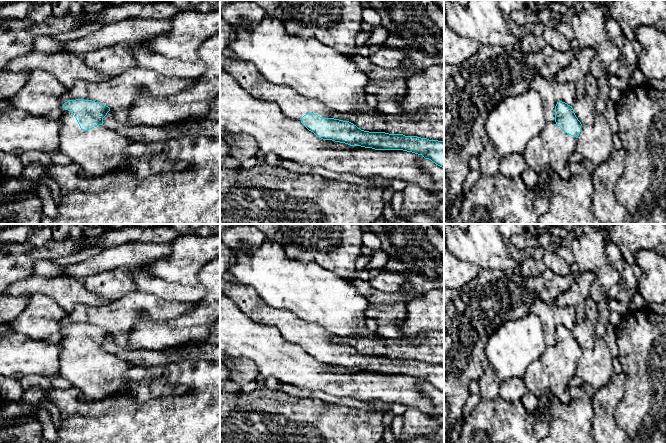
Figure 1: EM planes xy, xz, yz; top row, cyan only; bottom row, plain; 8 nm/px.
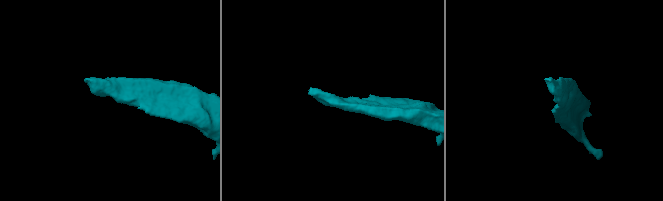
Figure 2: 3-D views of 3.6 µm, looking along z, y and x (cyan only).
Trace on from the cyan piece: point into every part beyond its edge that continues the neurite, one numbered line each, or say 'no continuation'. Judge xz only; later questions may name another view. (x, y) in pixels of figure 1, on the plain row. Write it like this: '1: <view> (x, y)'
1: xz (293, 329)

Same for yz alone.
1: yz (550, 375)

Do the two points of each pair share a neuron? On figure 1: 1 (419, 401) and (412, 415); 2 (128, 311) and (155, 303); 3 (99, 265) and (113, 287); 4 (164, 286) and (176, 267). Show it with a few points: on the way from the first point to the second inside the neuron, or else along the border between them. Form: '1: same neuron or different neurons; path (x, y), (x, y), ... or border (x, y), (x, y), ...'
1: different neurons; border (408, 407), (416, 407), (430, 417)
2: same neuron; path (135, 304), (148, 303)
3: different neurons; border (123, 269), (109, 269), (91, 274), (83, 279)
4: different neurons; border (152, 274), (169, 281), (176, 281), (190, 286)

